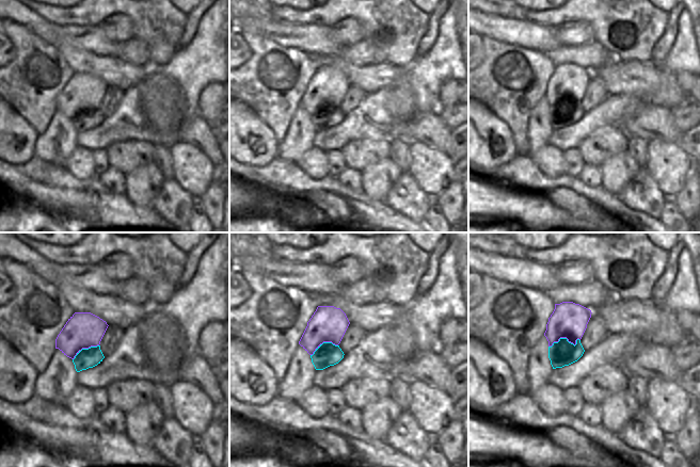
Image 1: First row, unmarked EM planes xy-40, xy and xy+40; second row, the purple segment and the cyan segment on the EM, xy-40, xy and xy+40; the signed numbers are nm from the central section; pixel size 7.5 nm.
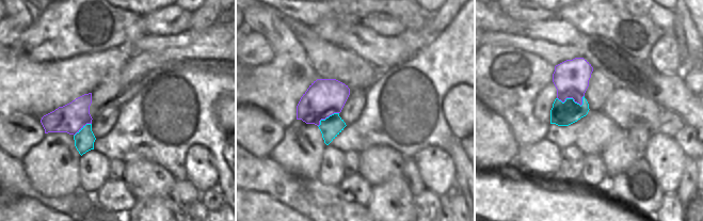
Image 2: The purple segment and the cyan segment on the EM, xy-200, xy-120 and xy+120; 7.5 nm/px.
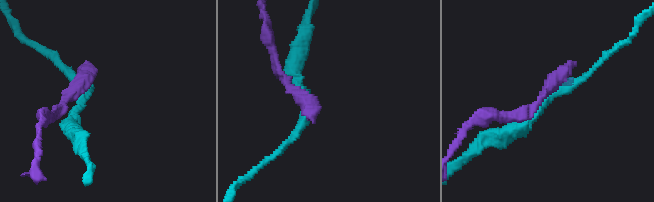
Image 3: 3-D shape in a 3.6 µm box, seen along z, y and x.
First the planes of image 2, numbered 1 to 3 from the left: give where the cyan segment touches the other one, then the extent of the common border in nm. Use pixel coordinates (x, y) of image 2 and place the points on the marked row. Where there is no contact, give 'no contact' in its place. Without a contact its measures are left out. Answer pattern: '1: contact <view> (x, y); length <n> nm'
1: contact xy-200 (82, 127); length 170 nm
2: contact xy-120 (326, 116); length 190 nm
3: contact xy+120 (573, 98); length 200 nm

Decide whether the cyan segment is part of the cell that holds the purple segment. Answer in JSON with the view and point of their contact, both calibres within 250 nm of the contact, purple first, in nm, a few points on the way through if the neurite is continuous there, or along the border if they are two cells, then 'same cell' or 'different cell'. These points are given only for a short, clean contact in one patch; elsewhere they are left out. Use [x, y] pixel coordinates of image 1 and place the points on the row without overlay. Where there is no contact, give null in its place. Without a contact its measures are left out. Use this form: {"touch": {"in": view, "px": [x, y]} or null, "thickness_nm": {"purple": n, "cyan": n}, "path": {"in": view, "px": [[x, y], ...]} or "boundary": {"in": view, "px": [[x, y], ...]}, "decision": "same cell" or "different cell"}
{"touch": {"in": "xy+40", "px": [565, 98]}, "thickness_nm": {"purple": 280, "cyan": 190}, "decision": "different cell"}

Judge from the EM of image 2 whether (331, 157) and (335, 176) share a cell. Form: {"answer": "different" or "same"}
{"answer": "same"}

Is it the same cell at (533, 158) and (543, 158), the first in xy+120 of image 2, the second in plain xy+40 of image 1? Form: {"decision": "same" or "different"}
{"decision": "same"}

